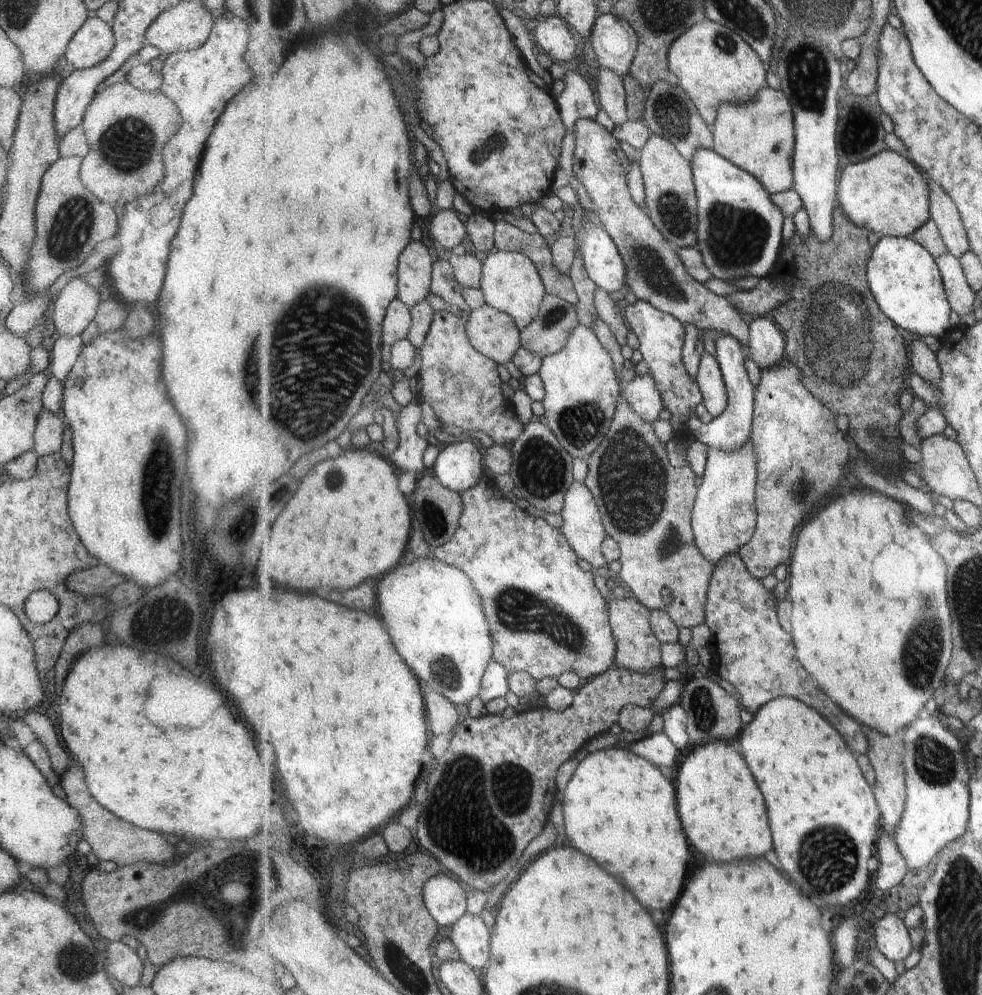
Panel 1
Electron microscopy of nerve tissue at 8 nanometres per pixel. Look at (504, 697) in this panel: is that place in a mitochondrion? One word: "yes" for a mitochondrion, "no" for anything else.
no

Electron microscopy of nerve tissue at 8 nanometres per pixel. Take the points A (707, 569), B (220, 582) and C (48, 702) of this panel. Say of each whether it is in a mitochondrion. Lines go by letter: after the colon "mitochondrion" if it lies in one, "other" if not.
A: other
B: other
C: other

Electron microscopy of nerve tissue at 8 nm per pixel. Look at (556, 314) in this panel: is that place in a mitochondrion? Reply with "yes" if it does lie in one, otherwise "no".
yes

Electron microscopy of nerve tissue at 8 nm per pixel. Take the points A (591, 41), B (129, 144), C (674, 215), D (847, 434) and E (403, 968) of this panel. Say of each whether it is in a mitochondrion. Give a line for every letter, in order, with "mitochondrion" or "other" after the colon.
A: other
B: mitochondrion
C: mitochondrion
D: other
E: mitochondrion

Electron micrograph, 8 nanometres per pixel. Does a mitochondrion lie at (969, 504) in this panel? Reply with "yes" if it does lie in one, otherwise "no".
no

